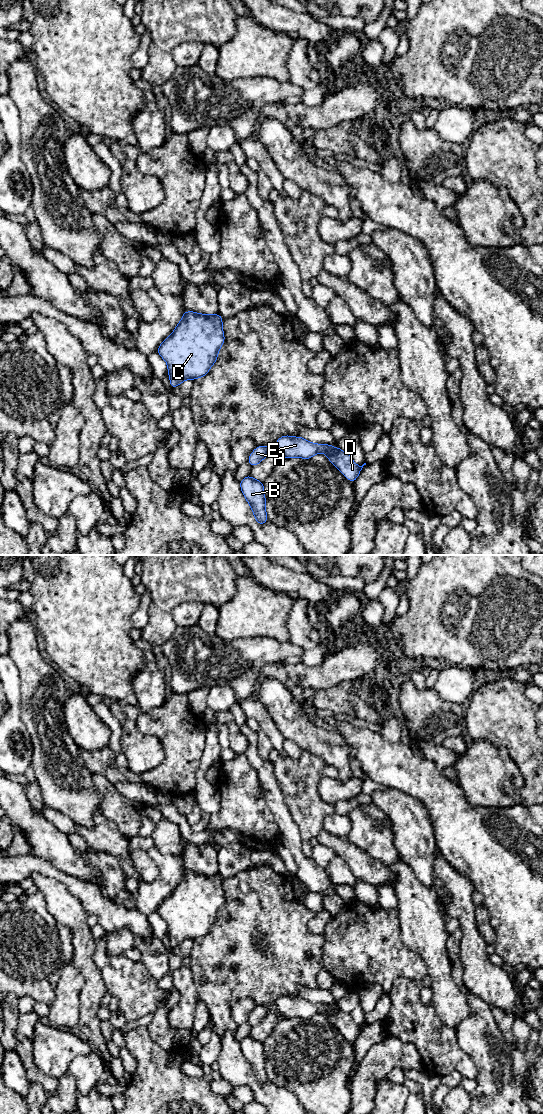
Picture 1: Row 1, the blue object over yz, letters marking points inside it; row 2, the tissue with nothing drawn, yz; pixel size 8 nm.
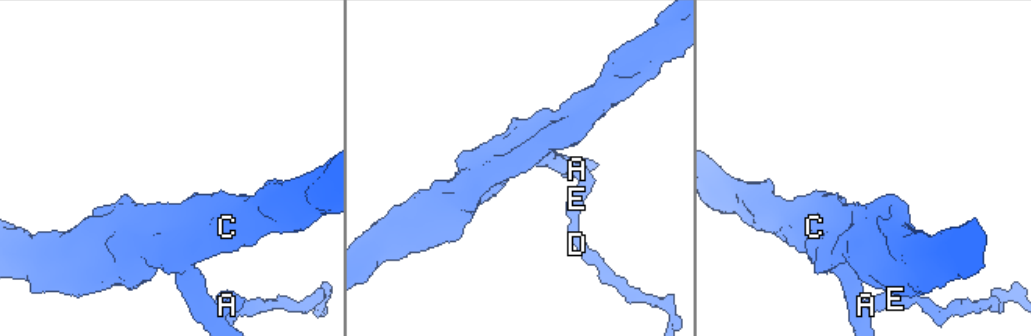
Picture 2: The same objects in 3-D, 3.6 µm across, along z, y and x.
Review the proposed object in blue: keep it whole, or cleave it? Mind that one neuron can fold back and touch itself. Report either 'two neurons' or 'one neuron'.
one neuron

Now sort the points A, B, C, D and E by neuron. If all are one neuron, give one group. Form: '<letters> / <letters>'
A B C D E

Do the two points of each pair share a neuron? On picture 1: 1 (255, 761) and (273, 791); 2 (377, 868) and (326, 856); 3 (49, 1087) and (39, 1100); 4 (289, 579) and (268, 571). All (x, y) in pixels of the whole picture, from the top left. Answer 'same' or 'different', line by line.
1: same
2: different
3: different
4: same

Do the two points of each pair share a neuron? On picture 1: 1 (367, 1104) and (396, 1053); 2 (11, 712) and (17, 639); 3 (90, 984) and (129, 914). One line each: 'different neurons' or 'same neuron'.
1: same neuron
2: different neurons
3: different neurons

